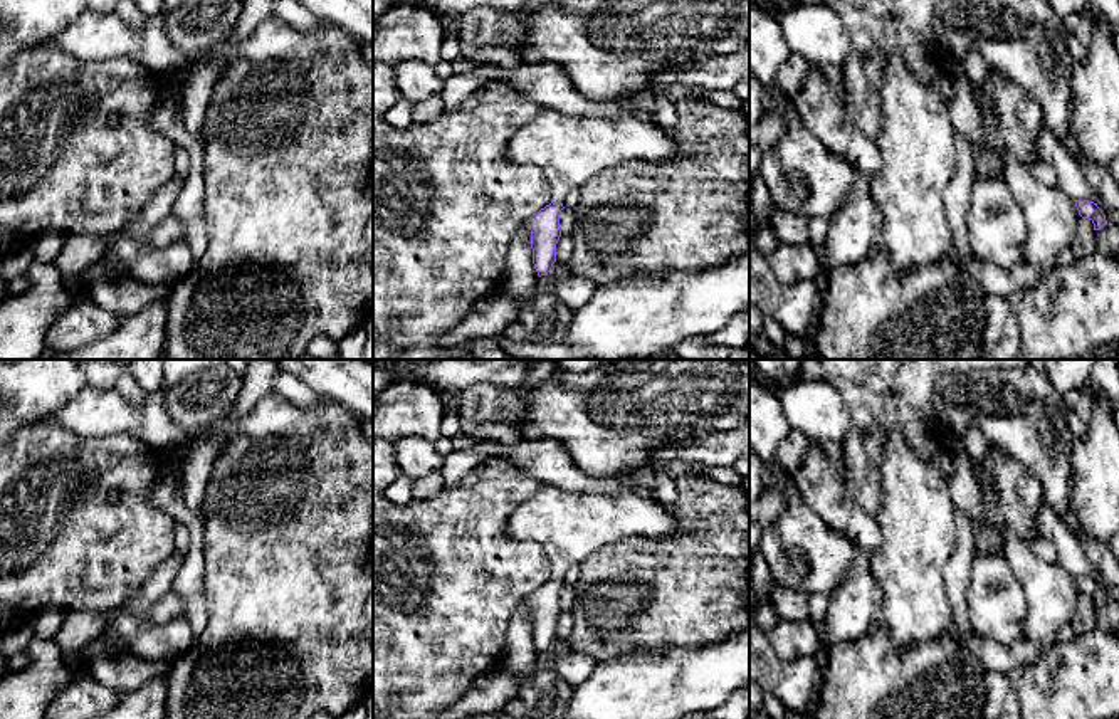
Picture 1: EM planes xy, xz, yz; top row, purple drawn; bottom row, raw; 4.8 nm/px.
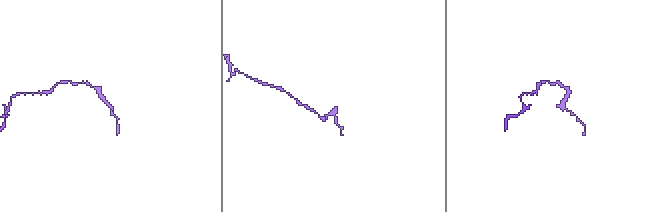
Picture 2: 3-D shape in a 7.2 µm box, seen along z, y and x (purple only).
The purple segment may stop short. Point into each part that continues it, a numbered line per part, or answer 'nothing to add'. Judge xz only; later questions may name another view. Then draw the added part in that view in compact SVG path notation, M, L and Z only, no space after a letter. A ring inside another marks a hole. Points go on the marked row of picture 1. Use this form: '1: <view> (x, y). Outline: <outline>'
1: xz (570, 150). Outline: M541 109L511 139L507 160L538 165L549 185L553 203L600 171L625 161L670 161L675 143L655 121L640 118L578 118Z

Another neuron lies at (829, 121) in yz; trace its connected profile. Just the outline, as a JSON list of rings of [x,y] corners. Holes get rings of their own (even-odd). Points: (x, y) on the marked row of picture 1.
[[[810,66],[798,97],[808,108],[808,128],[832,153],[869,178],[882,170],[882,153],[877,143],[848,121],[838,89],[823,77],[817,66]]]

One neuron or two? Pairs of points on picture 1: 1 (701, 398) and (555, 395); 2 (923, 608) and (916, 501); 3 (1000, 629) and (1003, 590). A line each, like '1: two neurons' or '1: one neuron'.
1: one neuron
2: one neuron
3: one neuron

